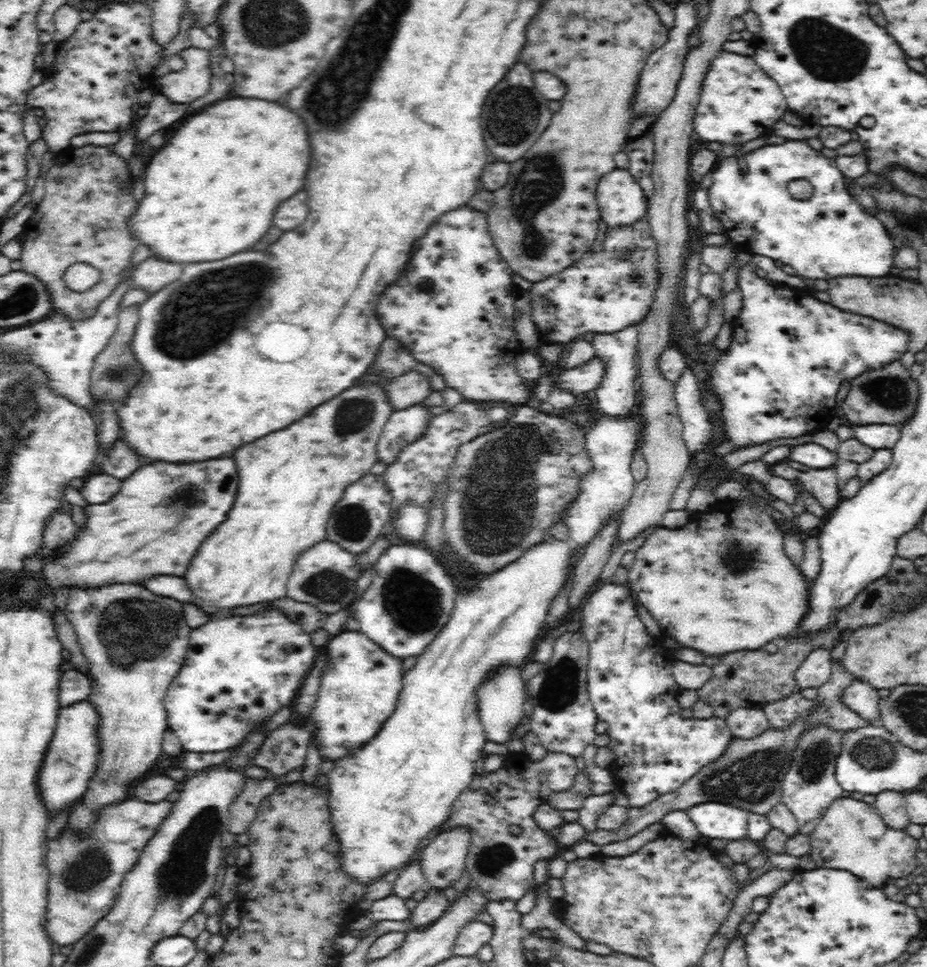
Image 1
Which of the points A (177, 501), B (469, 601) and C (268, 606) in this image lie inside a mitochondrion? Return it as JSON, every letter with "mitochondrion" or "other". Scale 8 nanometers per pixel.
{"A":"mitochondrion","B":"other","C":"other"}

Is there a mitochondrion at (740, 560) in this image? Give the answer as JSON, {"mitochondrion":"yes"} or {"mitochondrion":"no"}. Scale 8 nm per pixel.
{"mitochondrion":"yes"}

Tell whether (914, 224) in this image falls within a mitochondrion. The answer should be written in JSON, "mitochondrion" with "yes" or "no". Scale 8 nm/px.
{"mitochondrion":"no"}

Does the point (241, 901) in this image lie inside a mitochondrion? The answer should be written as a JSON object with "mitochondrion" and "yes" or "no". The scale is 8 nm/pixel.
{"mitochondrion":"no"}

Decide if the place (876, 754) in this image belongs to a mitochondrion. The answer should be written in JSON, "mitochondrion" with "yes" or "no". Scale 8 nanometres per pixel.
{"mitochondrion":"yes"}

